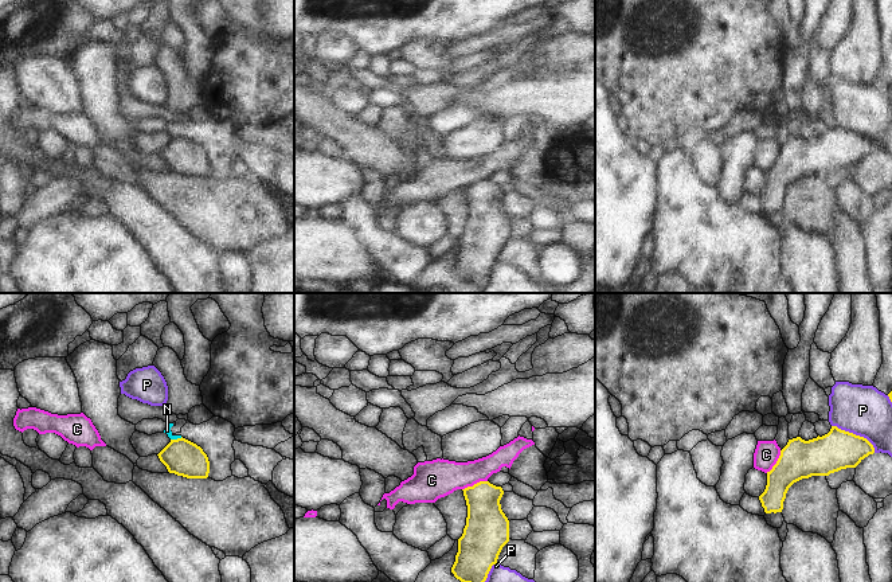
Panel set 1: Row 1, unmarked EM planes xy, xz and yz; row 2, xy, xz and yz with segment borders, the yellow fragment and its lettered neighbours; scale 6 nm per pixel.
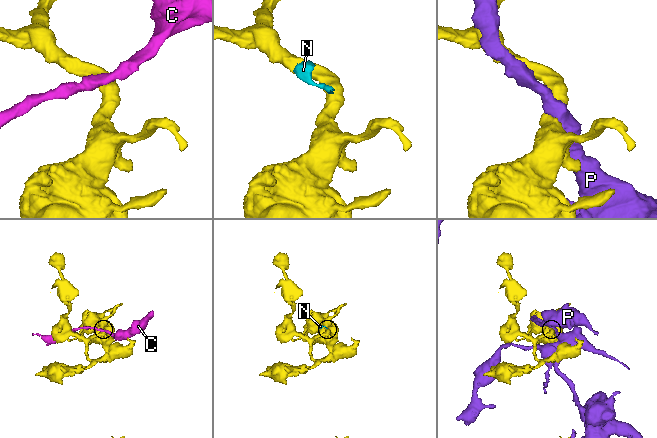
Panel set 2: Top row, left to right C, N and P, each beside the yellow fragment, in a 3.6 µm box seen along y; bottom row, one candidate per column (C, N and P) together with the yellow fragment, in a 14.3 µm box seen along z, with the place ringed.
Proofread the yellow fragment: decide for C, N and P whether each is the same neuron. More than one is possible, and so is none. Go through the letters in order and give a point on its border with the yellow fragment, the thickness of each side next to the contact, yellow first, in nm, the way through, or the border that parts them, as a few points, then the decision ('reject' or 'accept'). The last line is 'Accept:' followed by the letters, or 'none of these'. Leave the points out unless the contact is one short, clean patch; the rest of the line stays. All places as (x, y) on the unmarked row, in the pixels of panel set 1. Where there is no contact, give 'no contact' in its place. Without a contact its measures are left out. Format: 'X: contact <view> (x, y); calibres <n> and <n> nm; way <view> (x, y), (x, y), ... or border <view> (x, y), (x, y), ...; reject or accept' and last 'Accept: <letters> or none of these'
C: contact xz (474, 183); calibres 240 and 220 nm; border xz (486, 179), (480, 179), (462, 188); reject
N: contact xy (177, 137); calibres 220 and 40 nm; border xy (182, 136), (171, 139); reject
P: contact yz (855, 133); calibres 240 and 300 nm; reject
Accept: none of these

